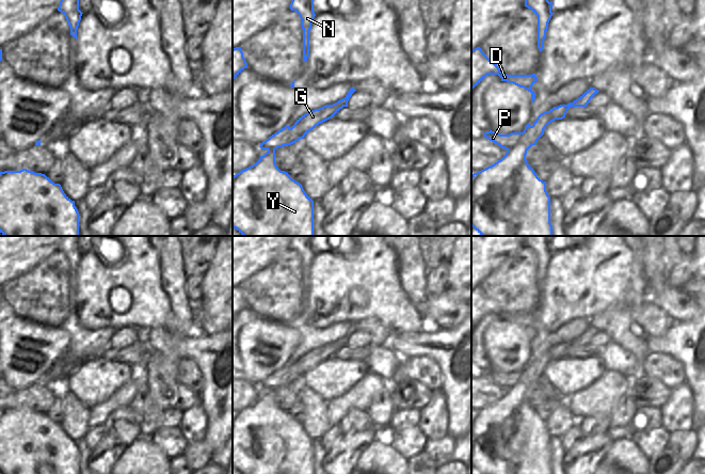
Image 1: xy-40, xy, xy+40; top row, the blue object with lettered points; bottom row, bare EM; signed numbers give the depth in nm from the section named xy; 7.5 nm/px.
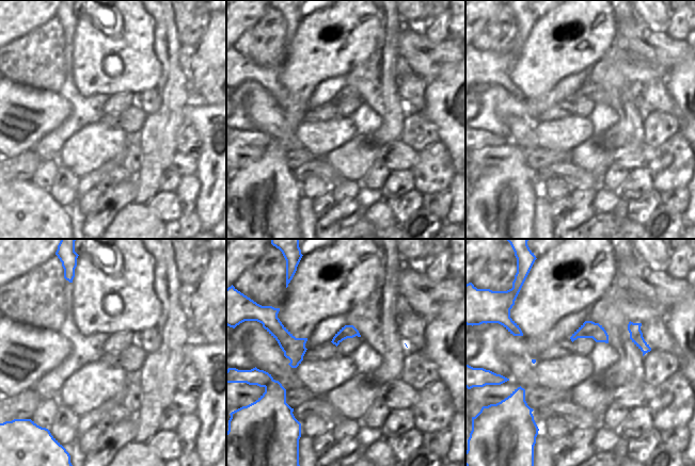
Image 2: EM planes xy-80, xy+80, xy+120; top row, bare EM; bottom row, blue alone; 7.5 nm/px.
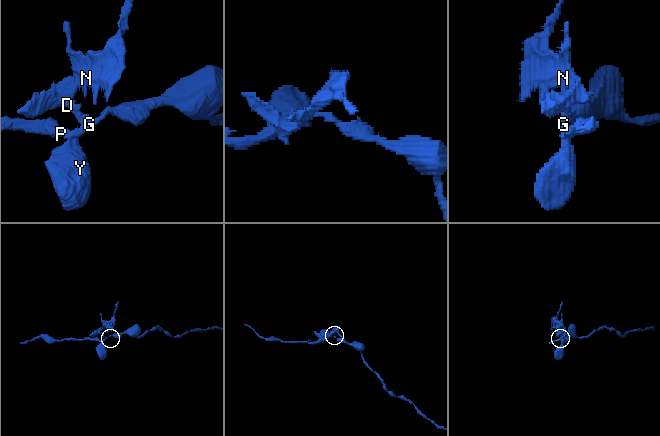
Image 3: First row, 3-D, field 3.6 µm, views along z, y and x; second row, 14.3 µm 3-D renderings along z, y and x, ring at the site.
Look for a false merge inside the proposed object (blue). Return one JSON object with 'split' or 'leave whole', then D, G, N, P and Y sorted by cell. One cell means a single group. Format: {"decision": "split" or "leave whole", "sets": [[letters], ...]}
{"decision": "split", "sets": [["D", "G", "N", "Y"], ["P"]]}

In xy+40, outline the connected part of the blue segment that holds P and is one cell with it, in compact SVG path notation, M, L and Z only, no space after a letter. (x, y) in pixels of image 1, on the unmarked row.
M492 369L484 372L484 376L490 380L496 382L504 389L511 389L516 384L522 376L522 372L511 372L509 374L500 374Z

